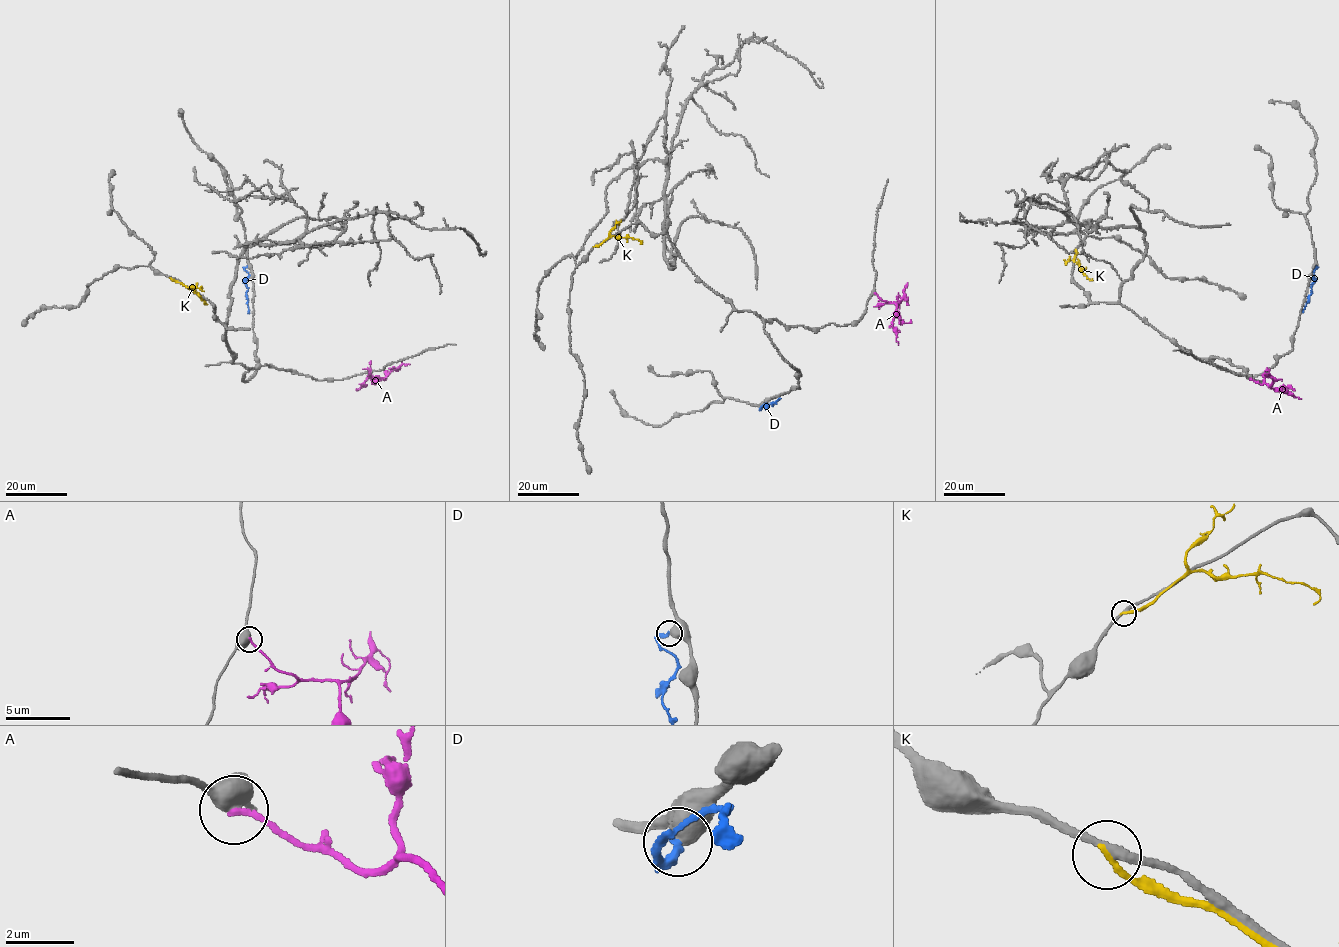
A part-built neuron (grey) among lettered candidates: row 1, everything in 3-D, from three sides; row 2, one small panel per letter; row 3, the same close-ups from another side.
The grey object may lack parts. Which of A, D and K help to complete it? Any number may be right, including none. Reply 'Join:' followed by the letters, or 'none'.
Join: none

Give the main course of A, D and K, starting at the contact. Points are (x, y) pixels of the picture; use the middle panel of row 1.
A: (874, 292), (884, 301), (896, 303), (896, 315), (892, 322), (899, 344)
D: (761, 407), (773, 405), (779, 398)
K: (595, 246), (613, 236), (636, 239), (642, 242), (640, 244)

